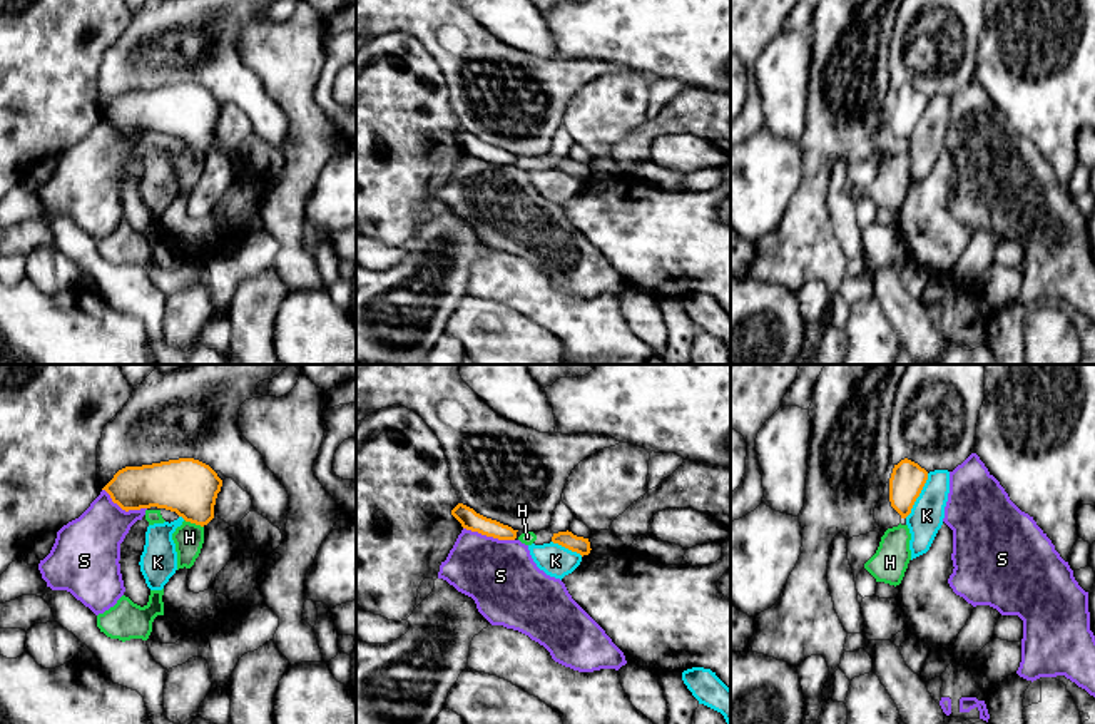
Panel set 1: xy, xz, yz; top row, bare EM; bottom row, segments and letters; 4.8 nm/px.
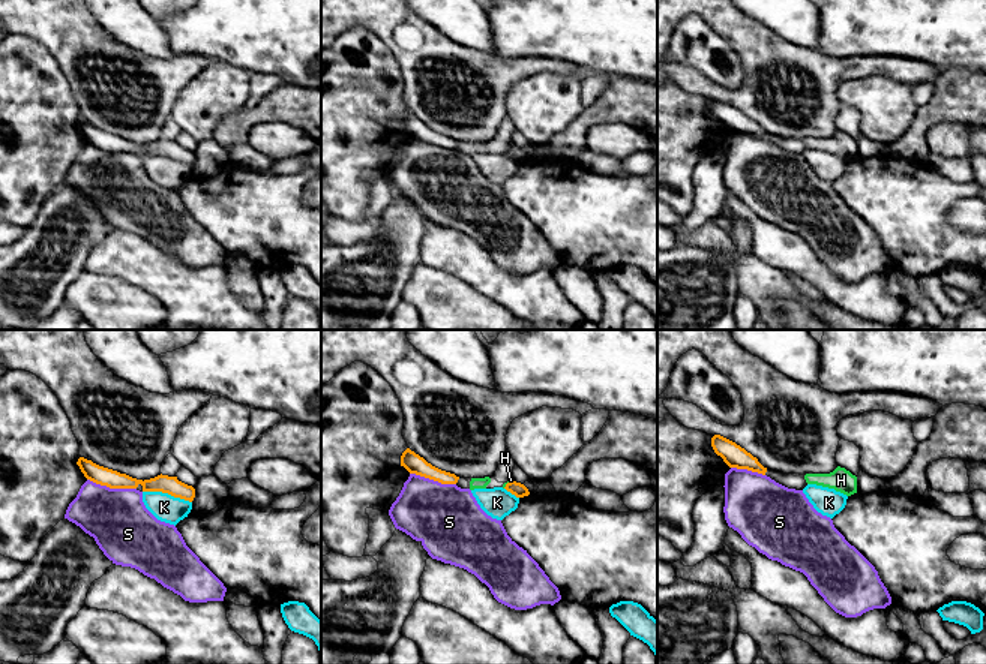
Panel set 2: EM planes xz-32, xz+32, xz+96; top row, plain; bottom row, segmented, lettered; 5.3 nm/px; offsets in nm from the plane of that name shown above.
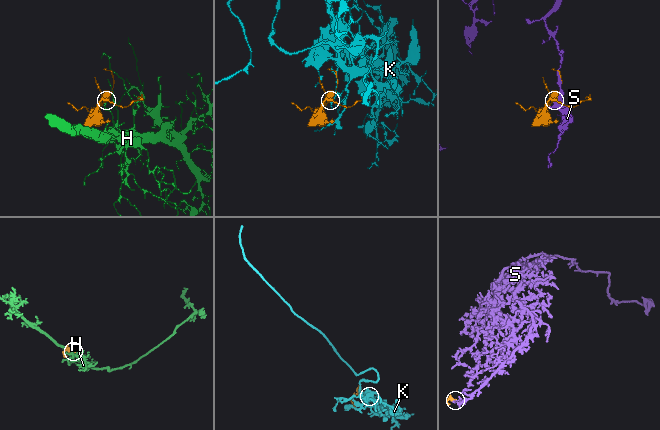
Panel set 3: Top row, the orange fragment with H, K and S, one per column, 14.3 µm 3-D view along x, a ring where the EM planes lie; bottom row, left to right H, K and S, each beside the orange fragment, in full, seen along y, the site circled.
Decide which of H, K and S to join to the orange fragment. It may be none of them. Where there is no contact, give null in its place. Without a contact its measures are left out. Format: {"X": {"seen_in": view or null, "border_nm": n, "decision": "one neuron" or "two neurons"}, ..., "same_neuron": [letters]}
{"H": {"seen_in": "xy", "border_nm": 100, "decision": "two neurons"}, "K": {"seen_in": "yz", "border_nm": 240, "decision": "two neurons"}, "S": {"seen_in": "xz", "border_nm": 260, "decision": "two neurons"}, "same_neuron": []}

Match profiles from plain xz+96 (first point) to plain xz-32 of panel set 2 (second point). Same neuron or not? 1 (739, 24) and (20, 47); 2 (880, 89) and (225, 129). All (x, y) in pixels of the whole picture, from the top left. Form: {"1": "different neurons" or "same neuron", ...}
{"1": "different neurons", "2": "different neurons"}

